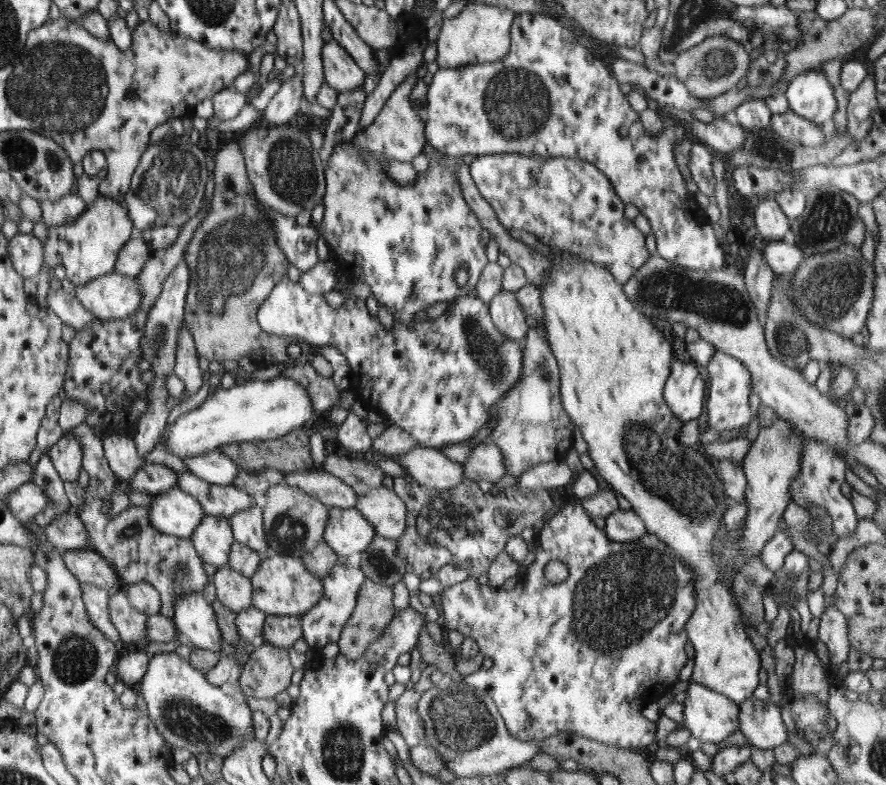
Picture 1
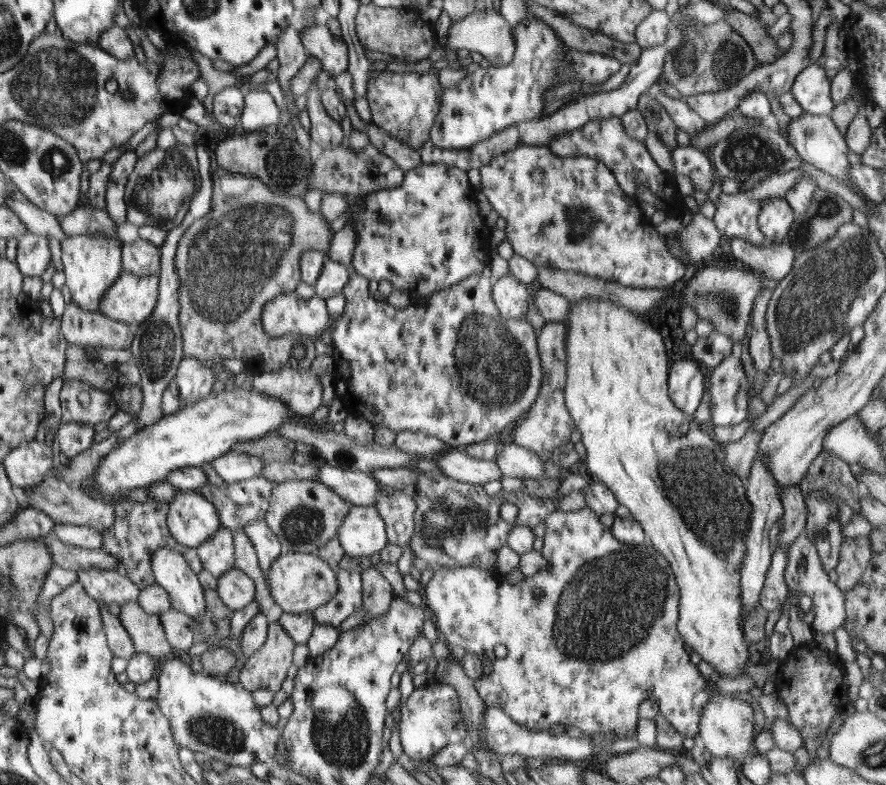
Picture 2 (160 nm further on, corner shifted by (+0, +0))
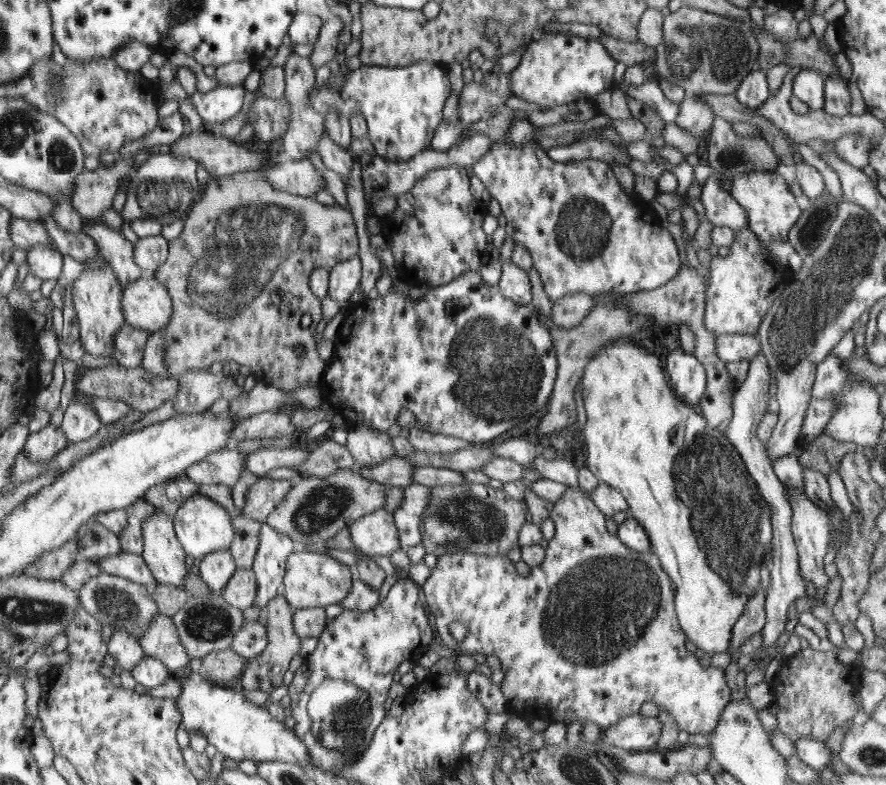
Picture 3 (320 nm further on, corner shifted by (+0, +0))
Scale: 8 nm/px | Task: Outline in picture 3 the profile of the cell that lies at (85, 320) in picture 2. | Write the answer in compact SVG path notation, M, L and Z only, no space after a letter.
M128 324L112 337L114 353L112 357L119 361L120 366L128 368L140 367L142 348L148 341L148 331L134 329Z

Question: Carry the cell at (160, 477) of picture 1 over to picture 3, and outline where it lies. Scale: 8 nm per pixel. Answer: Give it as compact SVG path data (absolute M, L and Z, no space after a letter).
M226 448L211 452L192 464L184 472L183 477L199 484L224 484L230 486L228 488L231 490L246 469L246 454Z

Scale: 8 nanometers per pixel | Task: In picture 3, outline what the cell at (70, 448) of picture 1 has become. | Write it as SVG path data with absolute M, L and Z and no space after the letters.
M77 393L66 412L63 413L61 428L67 436L68 444L82 442L90 438L96 434L100 426L103 426L100 417L88 402L87 395Z

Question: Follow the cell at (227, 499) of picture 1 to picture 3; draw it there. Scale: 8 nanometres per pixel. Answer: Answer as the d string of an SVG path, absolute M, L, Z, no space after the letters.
M260 478L248 489L245 506L237 509L235 514L246 515L264 523L267 516L284 500L294 482L291 479Z

